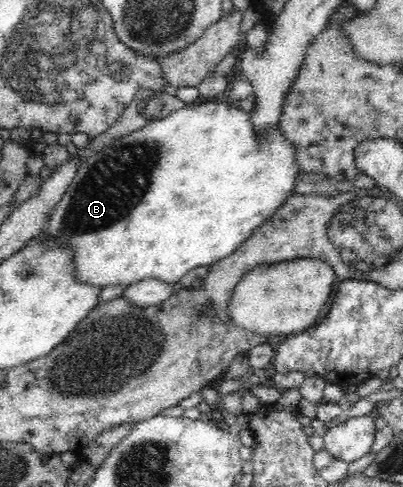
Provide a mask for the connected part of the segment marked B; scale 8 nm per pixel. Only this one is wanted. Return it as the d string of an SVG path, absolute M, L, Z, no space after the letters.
M209 100L188 105L182 110L174 111L173 114L151 123L145 123L144 127L137 132L115 140L109 146L99 150L97 154L89 156L77 170L69 188L56 208L50 212L48 221L42 229L40 236L56 242L57 246L72 250L72 264L74 264L74 276L79 282L91 286L111 286L121 284L129 286L133 282L141 282L149 278L156 278L163 282L179 282L189 270L199 266L209 267L218 260L229 256L236 248L239 248L244 240L263 222L273 218L273 214L281 208L281 204L292 196L295 188L297 175L301 174L295 160L293 145L287 143L287 136L280 129L280 123L275 125L273 131L261 141L257 130L251 125L251 113L244 112L238 107L229 106L225 102L211 103Z

